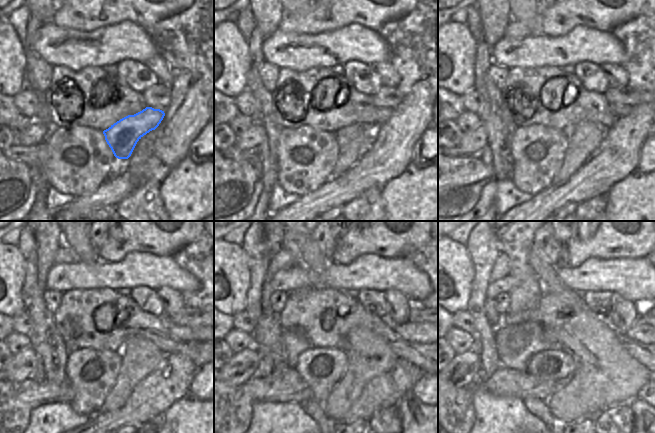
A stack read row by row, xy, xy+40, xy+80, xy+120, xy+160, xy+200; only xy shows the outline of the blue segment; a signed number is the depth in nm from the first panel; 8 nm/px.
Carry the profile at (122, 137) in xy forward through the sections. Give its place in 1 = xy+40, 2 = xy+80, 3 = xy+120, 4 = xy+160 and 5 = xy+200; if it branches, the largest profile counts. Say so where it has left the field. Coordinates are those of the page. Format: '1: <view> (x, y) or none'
1: xy+40 (346, 134)
2: xy+80 (622, 110)
3: xy+120 (187, 334)
4: xy+160 (414, 332)
5: xy+200 (641, 330)

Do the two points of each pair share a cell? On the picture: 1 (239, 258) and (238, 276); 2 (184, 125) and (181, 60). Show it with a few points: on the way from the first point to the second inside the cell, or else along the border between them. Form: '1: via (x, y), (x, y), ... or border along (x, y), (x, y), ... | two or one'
1: via (238, 262), (238, 272) | one
2: via (185, 109), (185, 76) | one

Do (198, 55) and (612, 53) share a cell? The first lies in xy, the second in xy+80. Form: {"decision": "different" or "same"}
{"decision": "different"}

